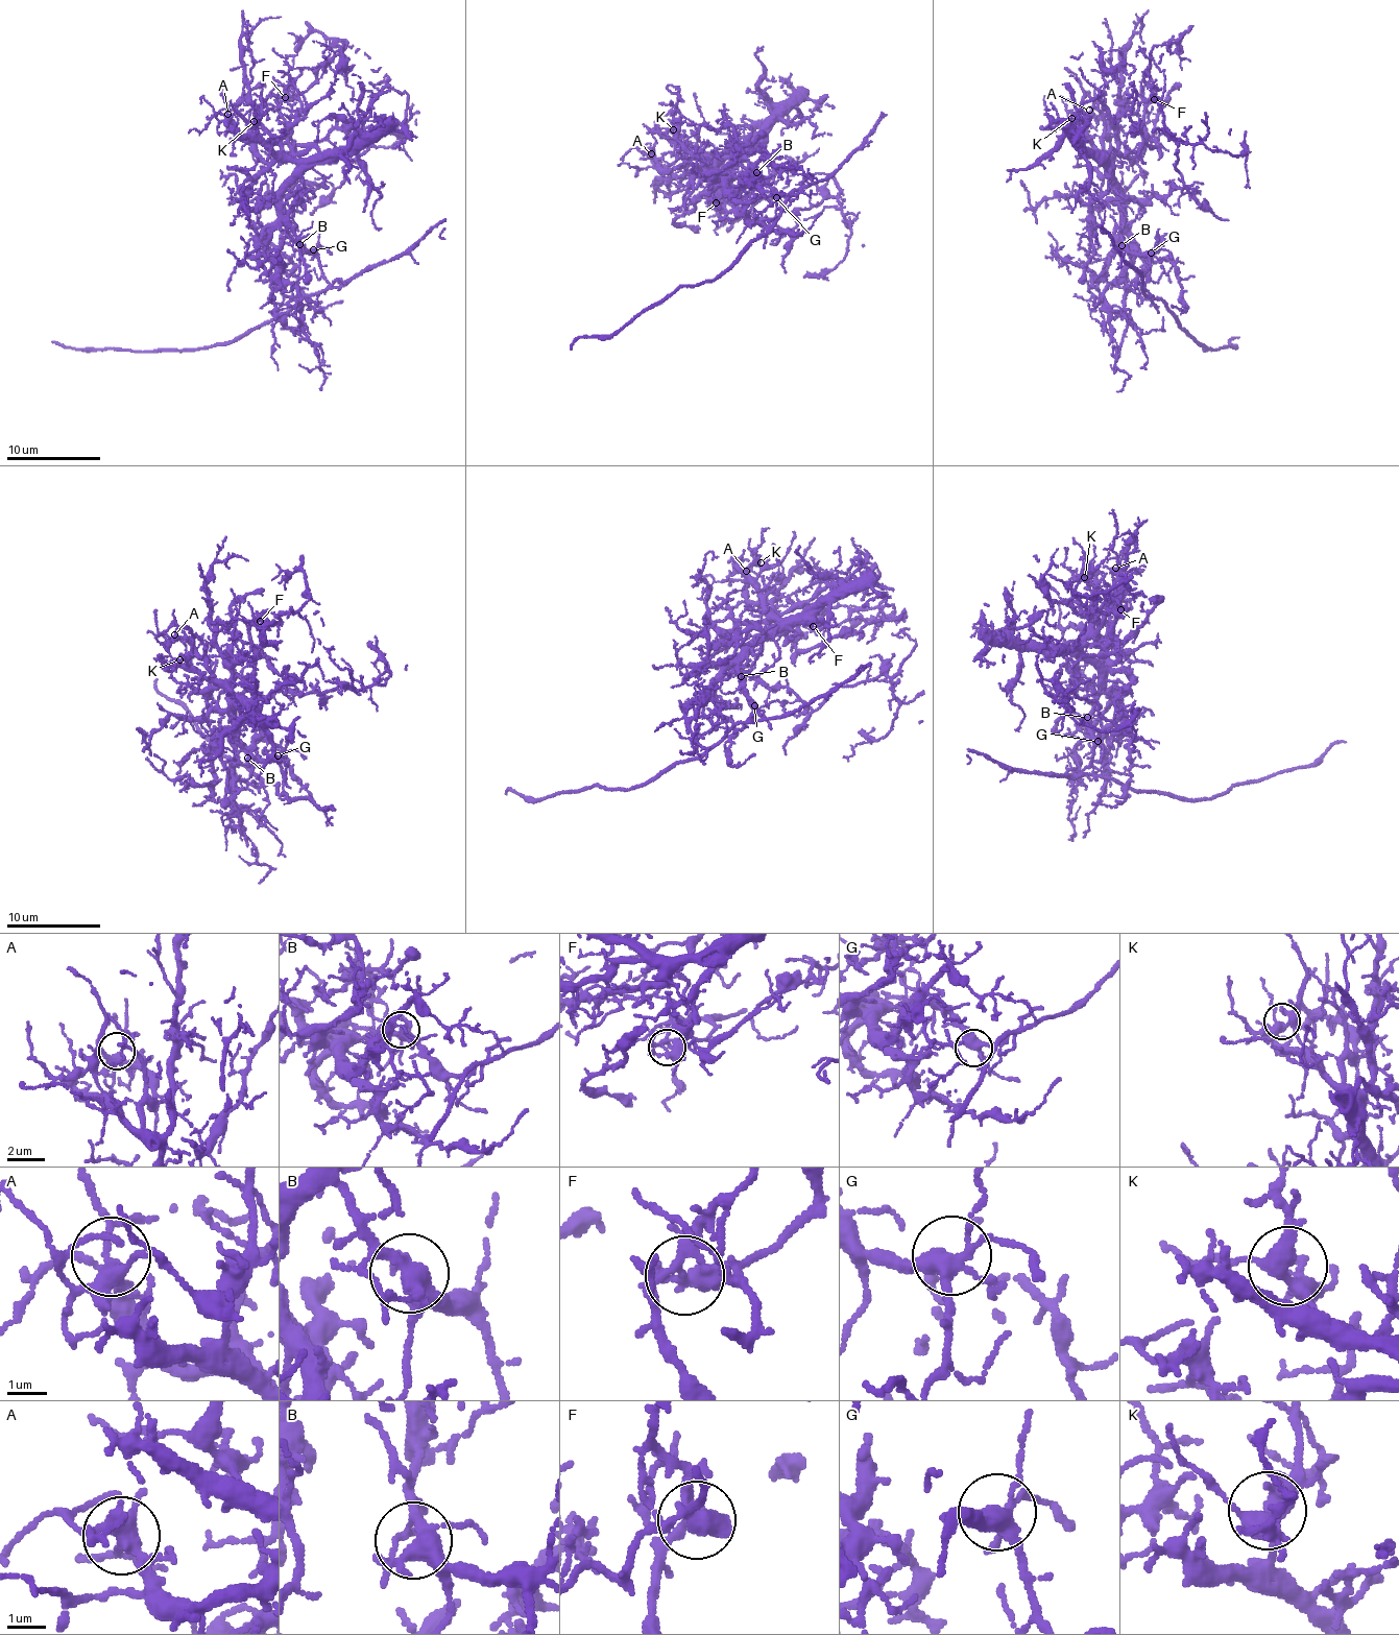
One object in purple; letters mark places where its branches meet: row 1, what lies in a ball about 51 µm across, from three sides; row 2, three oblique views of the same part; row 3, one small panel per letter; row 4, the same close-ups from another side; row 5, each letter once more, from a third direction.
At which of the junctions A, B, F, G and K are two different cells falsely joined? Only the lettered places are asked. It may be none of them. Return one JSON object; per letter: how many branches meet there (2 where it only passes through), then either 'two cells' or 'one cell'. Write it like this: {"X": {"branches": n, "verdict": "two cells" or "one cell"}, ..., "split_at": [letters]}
{"A": {"branches": 7, "verdict": "one cell"}, "B": {"branches": 5, "verdict": "two cells"}, "F": {"branches": 5, "verdict": "two cells"}, "G": {"branches": 5, "verdict": "one cell"}, "K": {"branches": 6, "verdict": "one cell"}, "split_at": ["B", "F"]}

